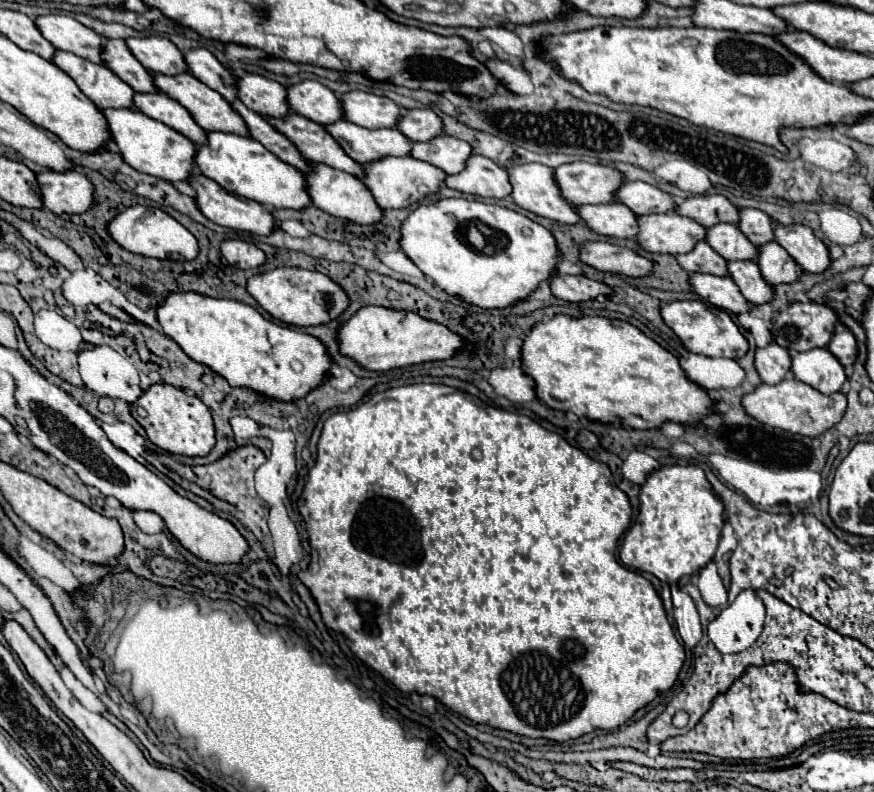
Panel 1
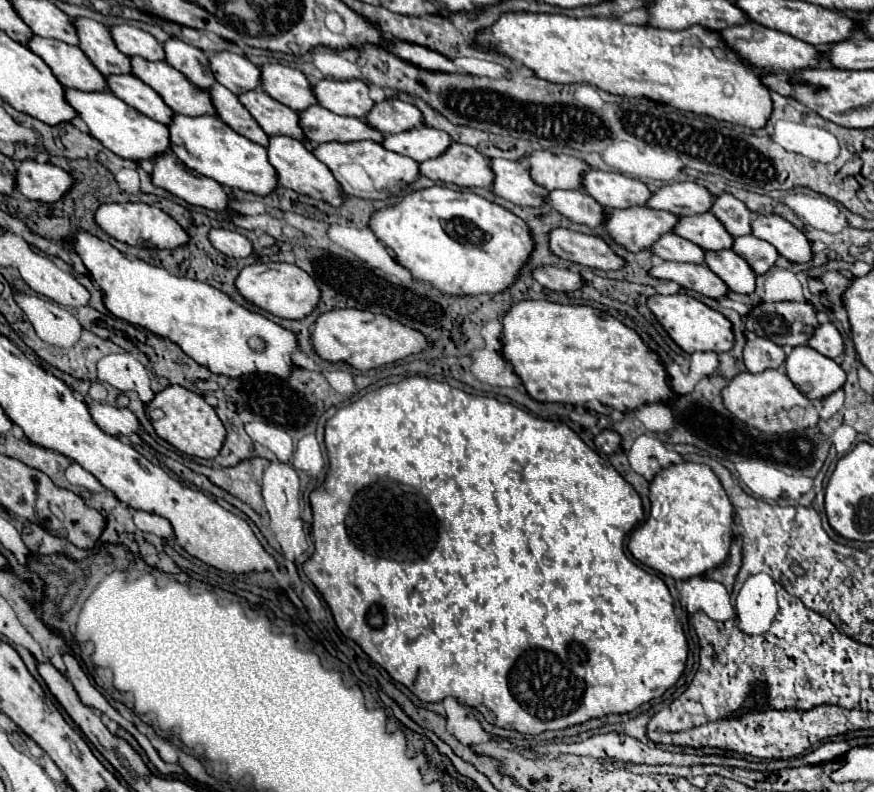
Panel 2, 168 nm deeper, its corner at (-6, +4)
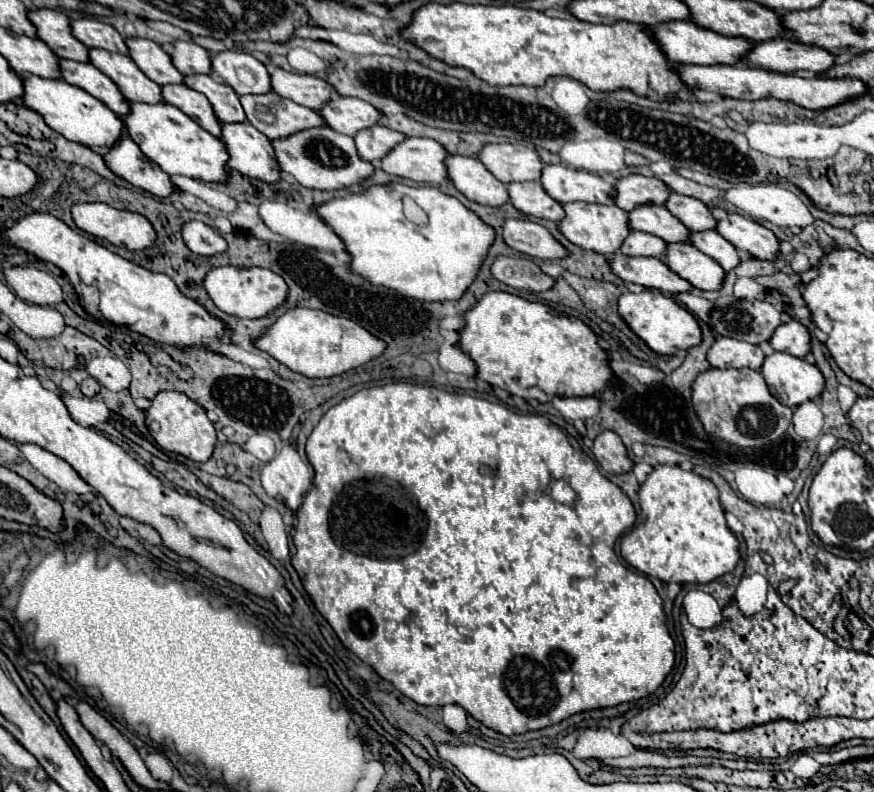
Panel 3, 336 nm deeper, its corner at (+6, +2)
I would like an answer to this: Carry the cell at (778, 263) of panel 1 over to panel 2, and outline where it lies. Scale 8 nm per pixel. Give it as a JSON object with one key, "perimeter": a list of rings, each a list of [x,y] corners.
{"perimeter":[[[754,235],[736,237],[732,249],[740,257],[744,257],[758,275],[766,275],[766,271],[770,271],[774,267],[774,263],[780,259],[778,251],[774,251],[774,247],[770,247],[770,243],[766,243],[764,239],[758,239]]]}

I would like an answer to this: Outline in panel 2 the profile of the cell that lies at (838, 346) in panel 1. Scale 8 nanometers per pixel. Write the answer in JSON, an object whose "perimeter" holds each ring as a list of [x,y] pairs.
{"perimeter":[[[824,323],[820,325],[812,339],[808,341],[808,345],[812,349],[816,349],[818,353],[830,357],[830,359],[836,359],[836,357],[842,357],[844,355],[844,341],[842,341],[842,333],[832,325],[832,323]]]}

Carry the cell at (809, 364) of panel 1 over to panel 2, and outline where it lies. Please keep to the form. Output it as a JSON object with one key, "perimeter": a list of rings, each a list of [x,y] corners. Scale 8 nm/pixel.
{"perimeter":[[[806,345],[792,349],[786,359],[786,375],[810,399],[824,399],[846,383],[846,373],[836,361]]]}

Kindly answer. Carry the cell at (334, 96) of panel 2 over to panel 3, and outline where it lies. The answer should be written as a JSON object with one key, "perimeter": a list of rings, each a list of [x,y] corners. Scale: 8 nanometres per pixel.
{"perimeter":[[[268,67],[268,73],[274,93],[314,111],[320,109],[334,95],[334,89],[324,79],[318,79],[314,75],[288,73],[282,67]]]}

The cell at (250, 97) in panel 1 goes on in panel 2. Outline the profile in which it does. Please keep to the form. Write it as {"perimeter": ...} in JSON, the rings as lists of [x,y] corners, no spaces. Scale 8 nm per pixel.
{"perimeter":[[[218,53],[210,57],[210,69],[218,83],[228,87],[232,93],[240,95],[242,91],[254,91],[260,87],[260,71],[246,57],[234,53]]]}

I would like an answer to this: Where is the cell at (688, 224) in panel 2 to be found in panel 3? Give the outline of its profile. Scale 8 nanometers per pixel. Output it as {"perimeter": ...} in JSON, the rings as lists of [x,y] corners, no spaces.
{"perimeter":[[[640,205],[628,211],[628,225],[634,231],[652,233],[666,243],[684,243],[690,235],[690,231],[662,205]]]}

